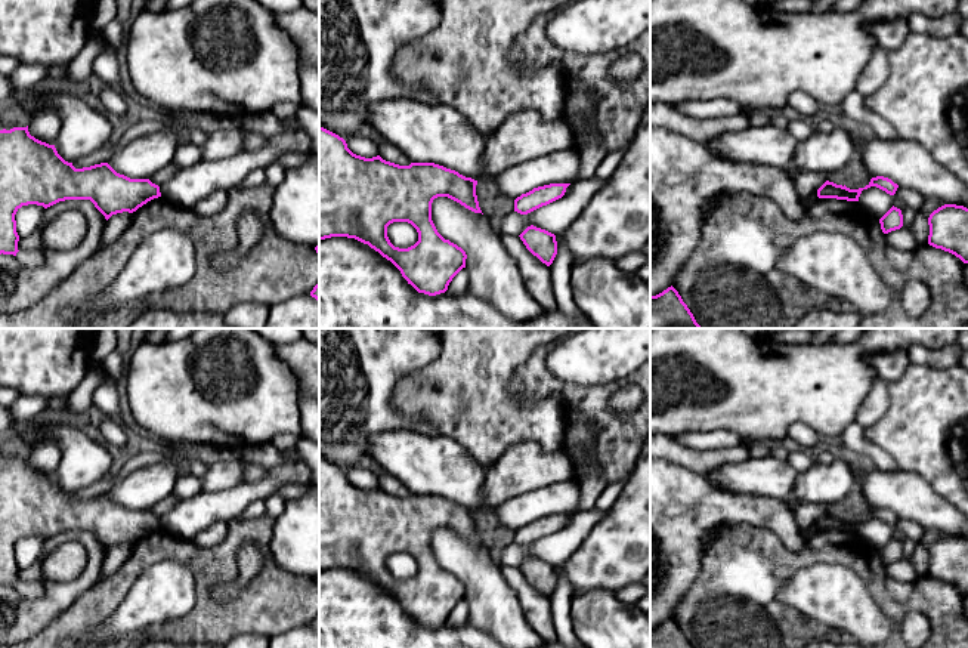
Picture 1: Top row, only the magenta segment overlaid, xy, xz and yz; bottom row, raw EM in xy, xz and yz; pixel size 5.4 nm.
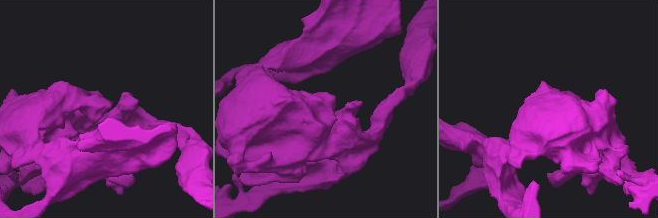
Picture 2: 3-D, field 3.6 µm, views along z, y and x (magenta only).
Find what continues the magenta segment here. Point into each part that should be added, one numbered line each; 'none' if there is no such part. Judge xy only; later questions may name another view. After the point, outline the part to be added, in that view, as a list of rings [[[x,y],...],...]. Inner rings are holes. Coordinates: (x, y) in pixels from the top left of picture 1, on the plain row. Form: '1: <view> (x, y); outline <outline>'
1: xy (166, 505); outline [[[174,493],[161,500],[158,504],[152,506],[149,512],[158,518],[164,516],[167,512],[170,512],[176,503],[179,503],[182,499],[177,497]]]

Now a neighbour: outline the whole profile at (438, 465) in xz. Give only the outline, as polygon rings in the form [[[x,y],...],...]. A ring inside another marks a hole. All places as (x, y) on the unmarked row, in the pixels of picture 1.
[[[395,429],[374,435],[369,439],[369,459],[375,469],[393,475],[412,494],[434,494],[477,513],[489,507],[482,493],[488,469],[477,465],[460,442],[443,433],[421,435]]]

